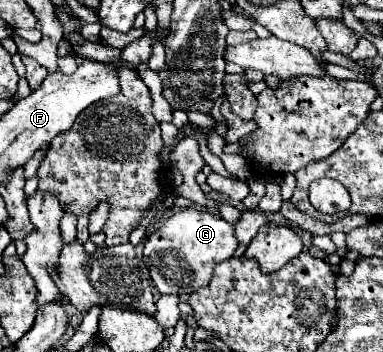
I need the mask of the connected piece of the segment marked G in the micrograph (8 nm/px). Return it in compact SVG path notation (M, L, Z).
M183 208L165 218L161 228L147 238L143 260L161 294L187 294L205 288L213 276L215 264L229 260L235 254L237 244L233 226L221 216L207 210Z

